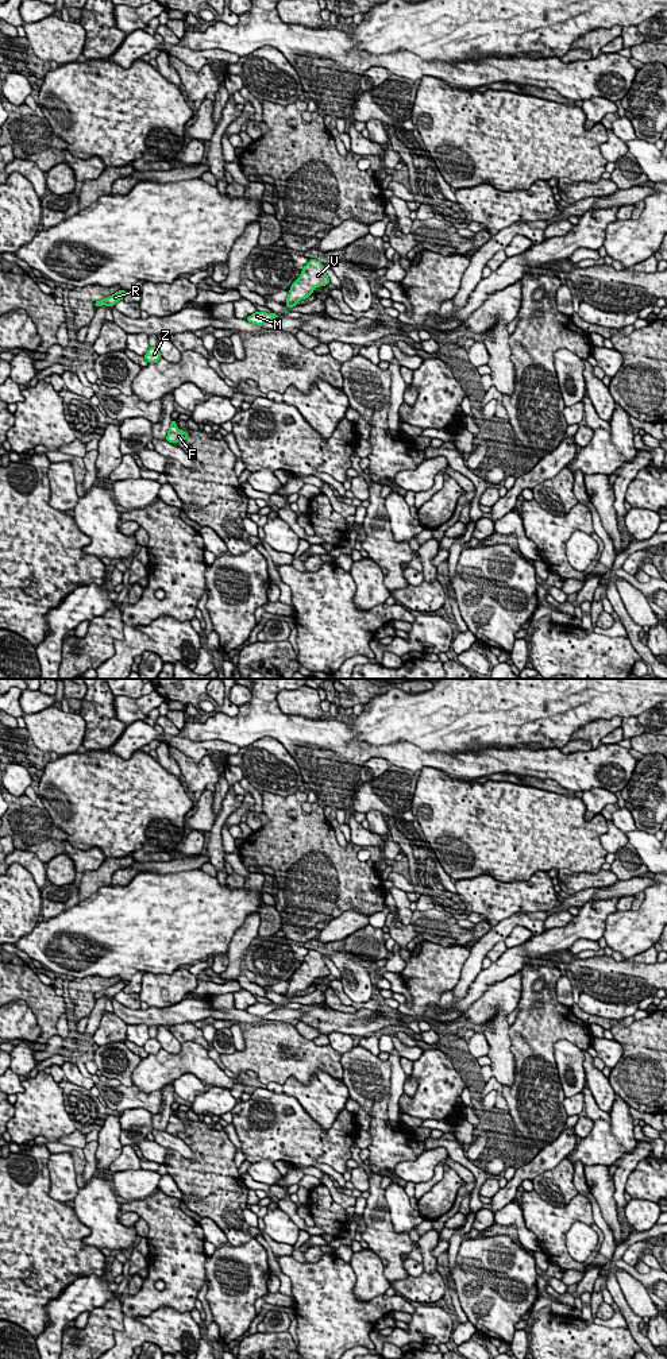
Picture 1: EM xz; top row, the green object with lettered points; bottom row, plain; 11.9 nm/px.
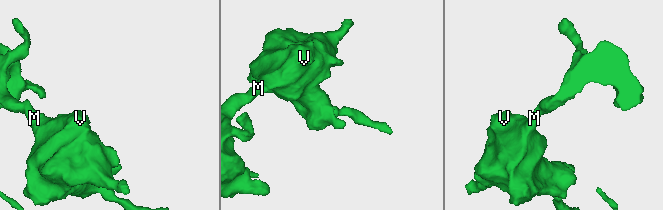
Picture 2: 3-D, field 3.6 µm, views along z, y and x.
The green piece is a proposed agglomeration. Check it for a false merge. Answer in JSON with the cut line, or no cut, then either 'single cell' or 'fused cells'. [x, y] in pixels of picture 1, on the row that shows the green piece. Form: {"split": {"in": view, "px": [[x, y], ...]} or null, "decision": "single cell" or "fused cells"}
{"split": {"in": "xz", "px": [[172, 423], [174, 425]]}, "decision": "fused cells"}

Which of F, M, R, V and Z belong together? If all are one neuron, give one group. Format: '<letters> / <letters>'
F M V / R Z

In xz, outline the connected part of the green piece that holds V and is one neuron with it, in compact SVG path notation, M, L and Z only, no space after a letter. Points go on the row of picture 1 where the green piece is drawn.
M309 259L301 275L292 283L285 306L297 306L300 300L308 298L319 286L331 283L320 260Z

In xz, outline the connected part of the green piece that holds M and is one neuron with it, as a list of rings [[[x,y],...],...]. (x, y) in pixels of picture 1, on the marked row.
[[[255,312],[254,314],[248,316],[246,320],[251,324],[263,325],[277,317],[278,313],[265,313],[265,312]]]

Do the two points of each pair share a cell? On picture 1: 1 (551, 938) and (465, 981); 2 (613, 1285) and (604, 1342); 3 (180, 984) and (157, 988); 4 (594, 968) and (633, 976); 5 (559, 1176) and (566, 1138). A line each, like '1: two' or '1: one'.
1: two
2: two
3: one
4: one
5: two

